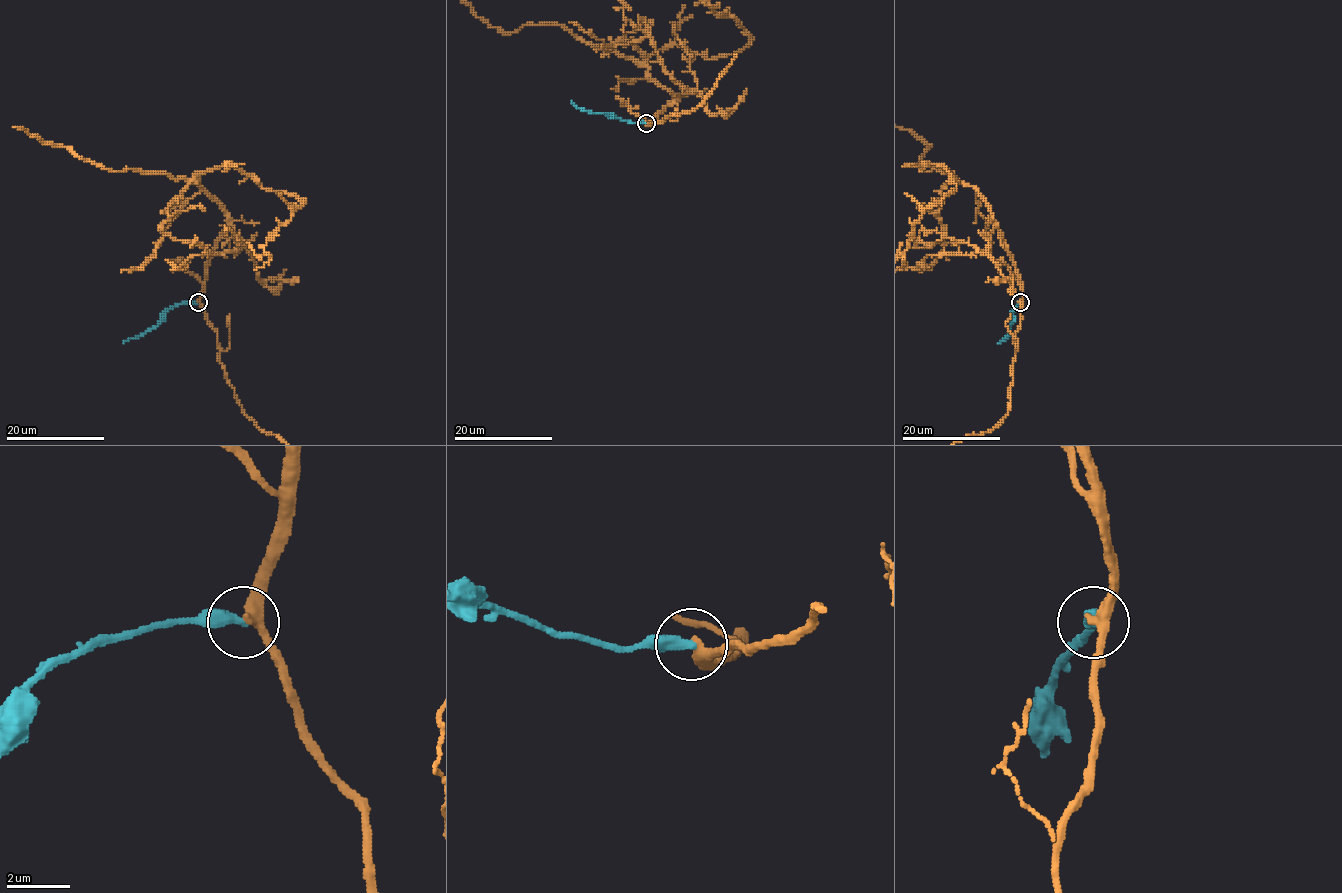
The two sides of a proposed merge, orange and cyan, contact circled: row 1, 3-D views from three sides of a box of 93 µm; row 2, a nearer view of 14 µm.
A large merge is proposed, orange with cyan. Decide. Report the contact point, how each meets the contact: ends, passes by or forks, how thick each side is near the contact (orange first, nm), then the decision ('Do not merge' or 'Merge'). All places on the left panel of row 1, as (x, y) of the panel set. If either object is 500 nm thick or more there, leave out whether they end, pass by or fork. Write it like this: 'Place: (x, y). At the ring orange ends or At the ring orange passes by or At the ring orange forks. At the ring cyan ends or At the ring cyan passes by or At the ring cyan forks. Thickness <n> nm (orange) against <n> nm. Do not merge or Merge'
Place: (198, 302). At the ring orange passes by. At the ring cyan ends. Thickness 340 nm (orange) against 380 nm. Do not merge

